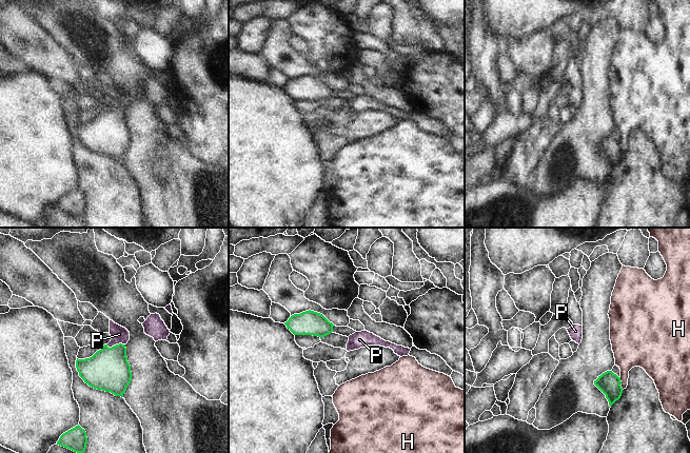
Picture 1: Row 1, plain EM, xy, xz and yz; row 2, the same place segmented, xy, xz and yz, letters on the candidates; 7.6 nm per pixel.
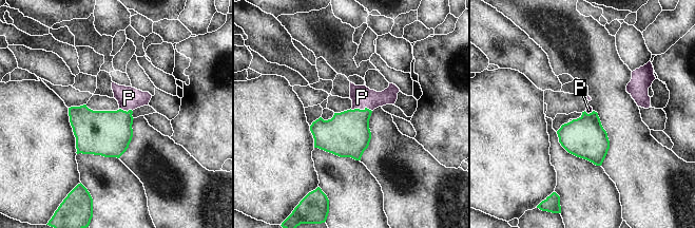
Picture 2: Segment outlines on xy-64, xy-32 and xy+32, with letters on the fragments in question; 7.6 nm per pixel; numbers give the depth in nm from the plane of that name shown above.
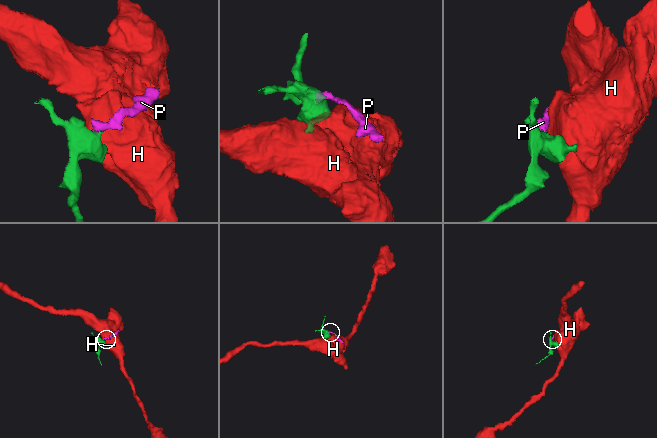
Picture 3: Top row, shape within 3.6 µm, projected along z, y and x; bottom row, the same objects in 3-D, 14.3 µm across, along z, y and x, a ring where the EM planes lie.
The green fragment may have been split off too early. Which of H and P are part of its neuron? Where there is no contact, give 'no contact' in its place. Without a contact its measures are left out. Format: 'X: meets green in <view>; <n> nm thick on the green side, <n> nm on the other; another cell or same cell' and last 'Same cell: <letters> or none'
H: meets green in yz; 170 nm thick on the green side, 240 nm on the other; another cell
P: meets green in xy; 320 nm thick on the green side, 130 nm on the other; same cell
Same cell: P

